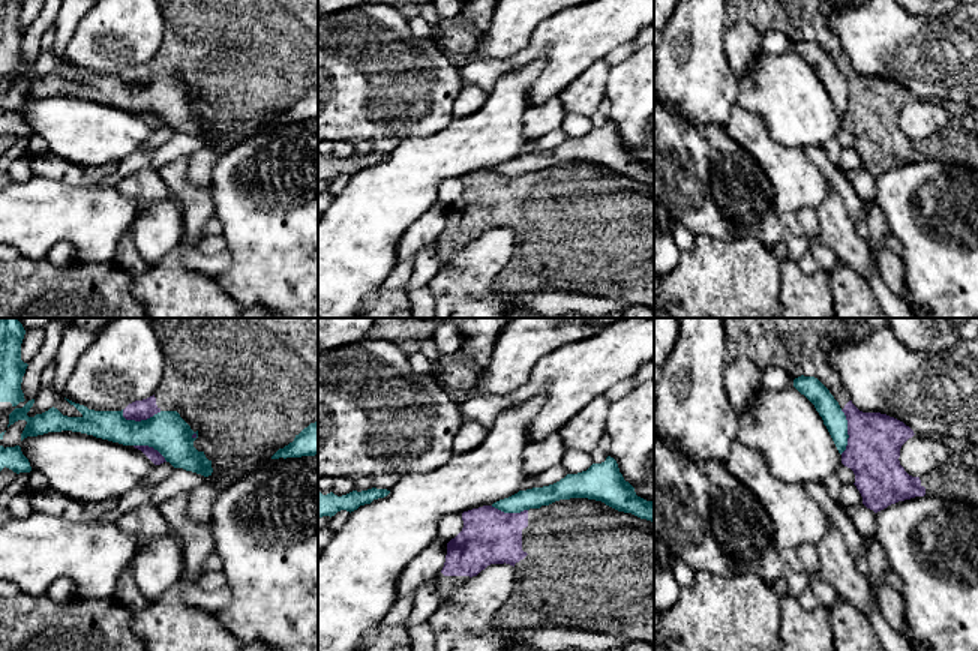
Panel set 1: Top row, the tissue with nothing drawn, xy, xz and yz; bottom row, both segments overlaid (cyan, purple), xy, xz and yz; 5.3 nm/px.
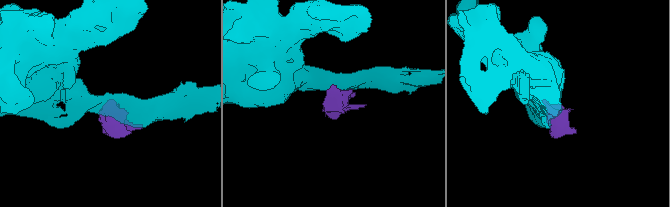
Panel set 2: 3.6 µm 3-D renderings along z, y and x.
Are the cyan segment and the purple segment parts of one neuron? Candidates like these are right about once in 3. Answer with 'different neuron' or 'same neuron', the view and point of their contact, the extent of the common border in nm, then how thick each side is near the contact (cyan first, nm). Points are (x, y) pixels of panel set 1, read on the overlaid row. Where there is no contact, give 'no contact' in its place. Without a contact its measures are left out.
different neuron; contact xy (141, 420); length 220 nm; calibres 220 and 110 nm

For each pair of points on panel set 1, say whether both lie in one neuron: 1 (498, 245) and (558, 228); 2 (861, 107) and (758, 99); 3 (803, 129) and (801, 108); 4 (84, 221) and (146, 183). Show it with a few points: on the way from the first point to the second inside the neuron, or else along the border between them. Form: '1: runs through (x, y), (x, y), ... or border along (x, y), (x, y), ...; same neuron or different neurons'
1: border along (504, 225), (513, 233), (513, 254), (498, 272); different neurons
2: border along (840, 119), (842, 126); different neurons
3: runs through (803, 125), (801, 113); same neuron
4: border along (114, 186), (123, 195), (131, 197), (140, 212); different neurons

